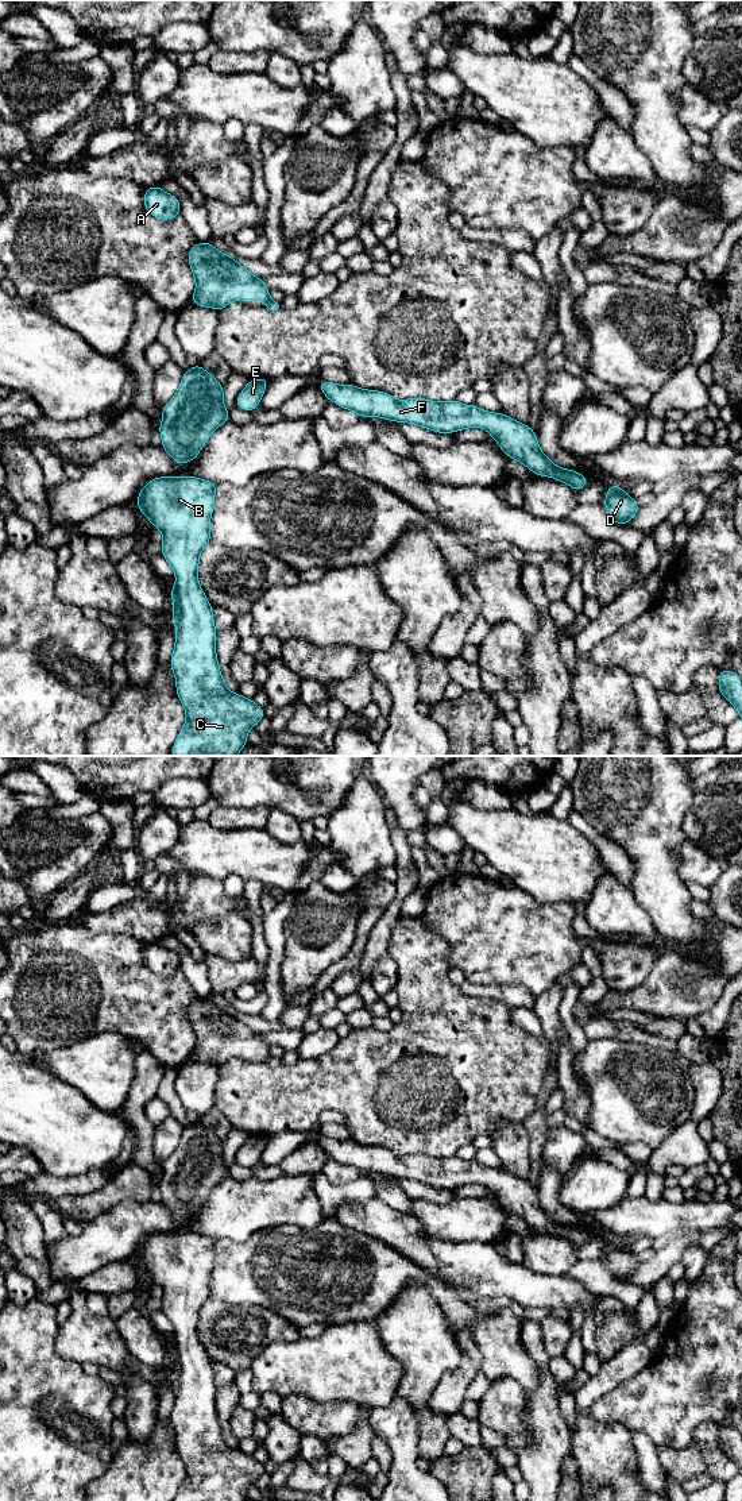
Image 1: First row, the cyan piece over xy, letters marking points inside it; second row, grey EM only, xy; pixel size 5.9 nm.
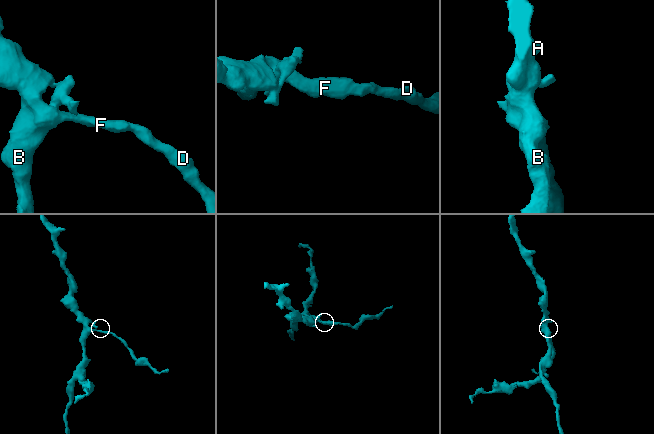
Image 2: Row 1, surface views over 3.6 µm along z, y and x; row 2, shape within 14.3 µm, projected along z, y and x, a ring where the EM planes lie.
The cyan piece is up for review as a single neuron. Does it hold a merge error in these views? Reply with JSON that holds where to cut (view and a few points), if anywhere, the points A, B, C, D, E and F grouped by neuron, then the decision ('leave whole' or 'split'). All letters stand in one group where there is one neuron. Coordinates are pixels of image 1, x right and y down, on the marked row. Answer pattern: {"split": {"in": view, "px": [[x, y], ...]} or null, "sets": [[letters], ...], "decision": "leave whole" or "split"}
{"split": {"in": "xy", "px": [[270, 298], [265, 305]]}, "sets": [["A", "B", "C", "D", "F"], ["E"]], "decision": "split"}

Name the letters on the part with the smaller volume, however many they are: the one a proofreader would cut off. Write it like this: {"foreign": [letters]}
{"foreign": ["E"]}

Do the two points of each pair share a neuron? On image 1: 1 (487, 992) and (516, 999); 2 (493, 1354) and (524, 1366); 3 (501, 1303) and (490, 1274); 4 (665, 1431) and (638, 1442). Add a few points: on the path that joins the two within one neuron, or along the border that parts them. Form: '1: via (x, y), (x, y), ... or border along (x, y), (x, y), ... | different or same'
1: via (494, 992), (509, 995) | same
2: via (501, 1354), (516, 1363) | same
3: border along (467, 1288), (482, 1296), (506, 1296), (513, 1301) | different
4: border along (630, 1431), (641, 1431), (656, 1447) | different

